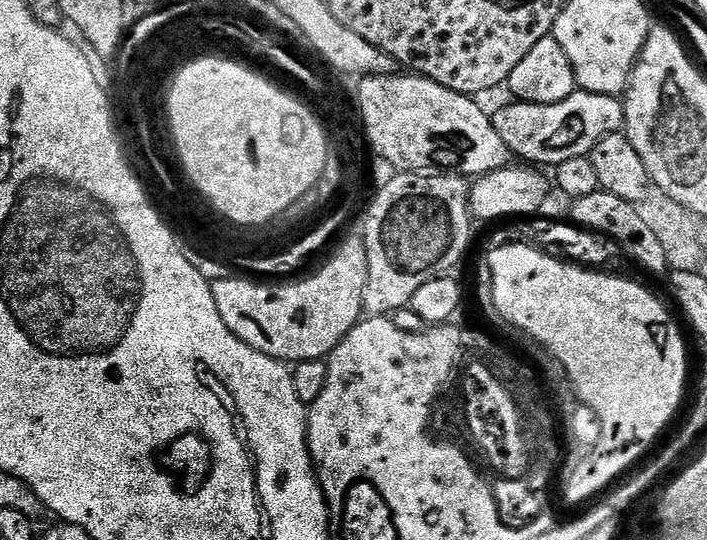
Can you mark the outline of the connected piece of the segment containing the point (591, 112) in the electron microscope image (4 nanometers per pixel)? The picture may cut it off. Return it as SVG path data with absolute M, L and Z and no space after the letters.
M578 90L574 94L570 94L570 98L553 104L511 103L494 112L492 125L498 130L498 134L502 134L502 142L506 142L506 146L512 152L513 157L519 158L521 156L524 159L521 161L532 166L544 166L540 164L555 166L567 162L570 158L591 156L594 146L598 146L598 142L602 142L610 134L619 132L624 128L624 100L606 94L594 94L593 92Z

